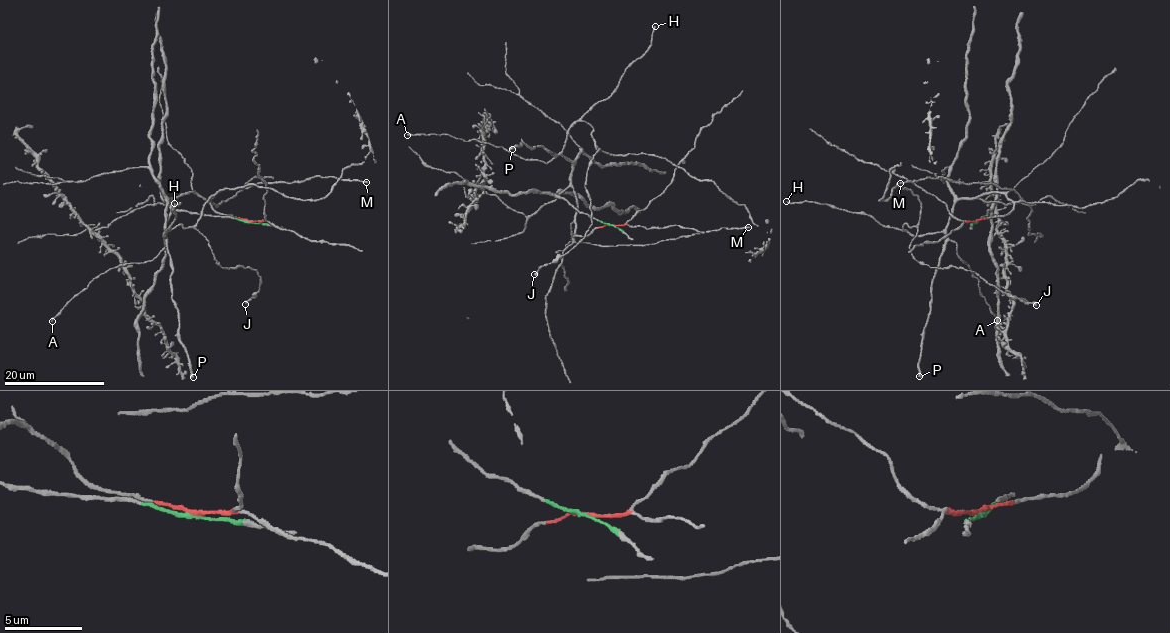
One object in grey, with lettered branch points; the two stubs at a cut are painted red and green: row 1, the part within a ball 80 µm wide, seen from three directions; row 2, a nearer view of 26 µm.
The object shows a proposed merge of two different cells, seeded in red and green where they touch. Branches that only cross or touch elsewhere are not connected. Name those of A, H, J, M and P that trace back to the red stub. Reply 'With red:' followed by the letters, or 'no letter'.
With red: A, H, J, M, P

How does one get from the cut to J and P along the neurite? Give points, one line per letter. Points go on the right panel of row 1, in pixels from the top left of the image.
J: (974, 222), (1013, 204), (984, 193), (942, 231), (903, 230), (916, 226), (917, 260), (1037, 304)
P: (974, 222), (1010, 214), (1013, 203), (1000, 193), (984, 193), (954, 205), (931, 285), (919, 376)

